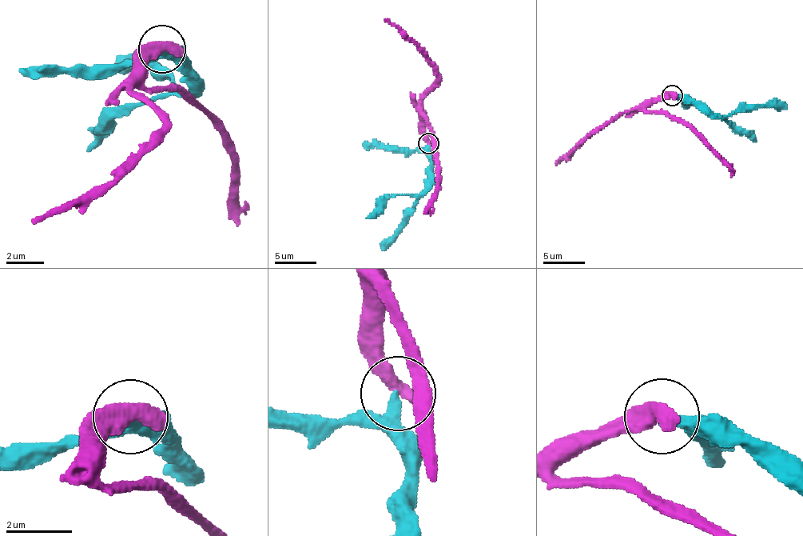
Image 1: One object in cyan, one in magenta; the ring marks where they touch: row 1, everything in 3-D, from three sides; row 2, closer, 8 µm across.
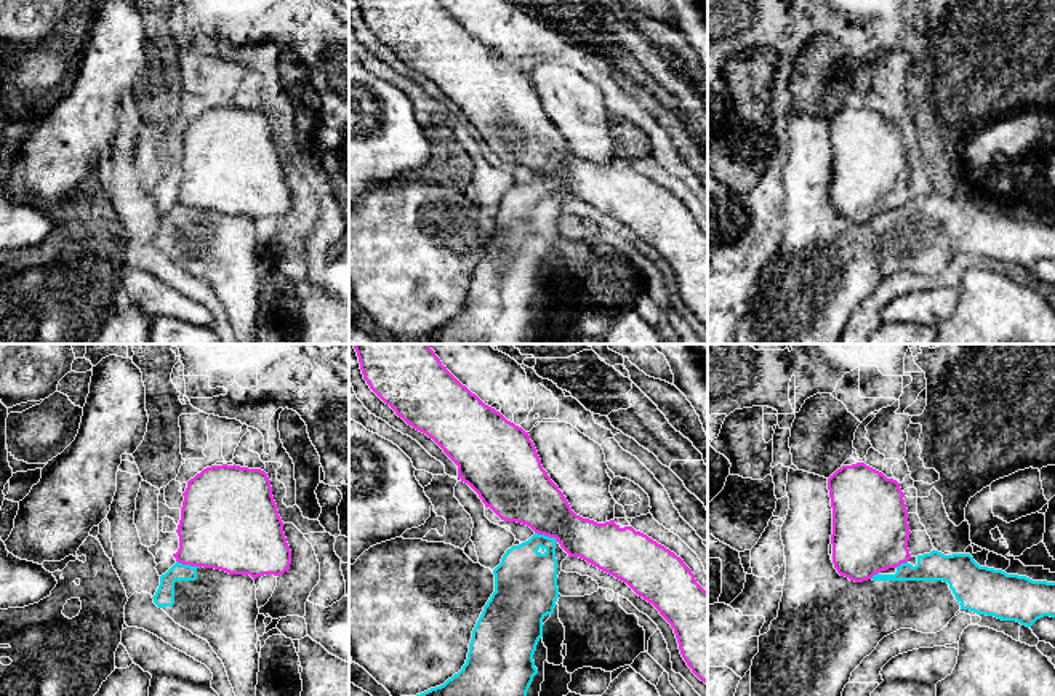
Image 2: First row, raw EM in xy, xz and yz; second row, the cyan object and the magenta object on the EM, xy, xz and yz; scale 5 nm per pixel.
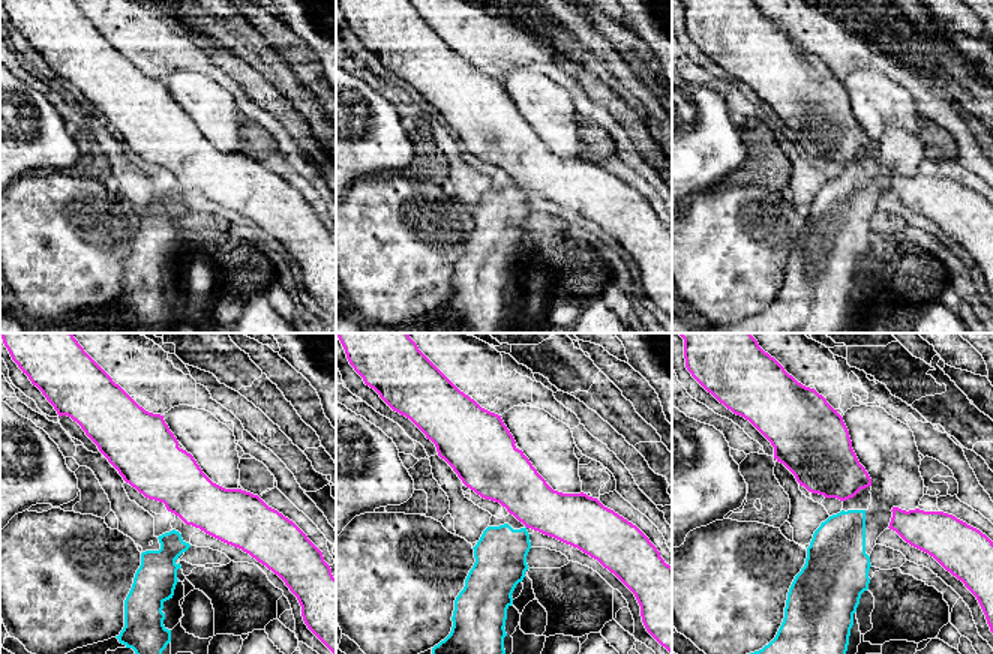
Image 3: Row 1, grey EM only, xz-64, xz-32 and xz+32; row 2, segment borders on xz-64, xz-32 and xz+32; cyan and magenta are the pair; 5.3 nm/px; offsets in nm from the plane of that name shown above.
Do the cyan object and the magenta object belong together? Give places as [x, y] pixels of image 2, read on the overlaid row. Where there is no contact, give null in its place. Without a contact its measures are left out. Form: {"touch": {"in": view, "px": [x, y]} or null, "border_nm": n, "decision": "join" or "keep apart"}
{"touch": {"in": "xz", "px": [546, 536]}, "border_nm": 130, "decision": "keep apart"}

